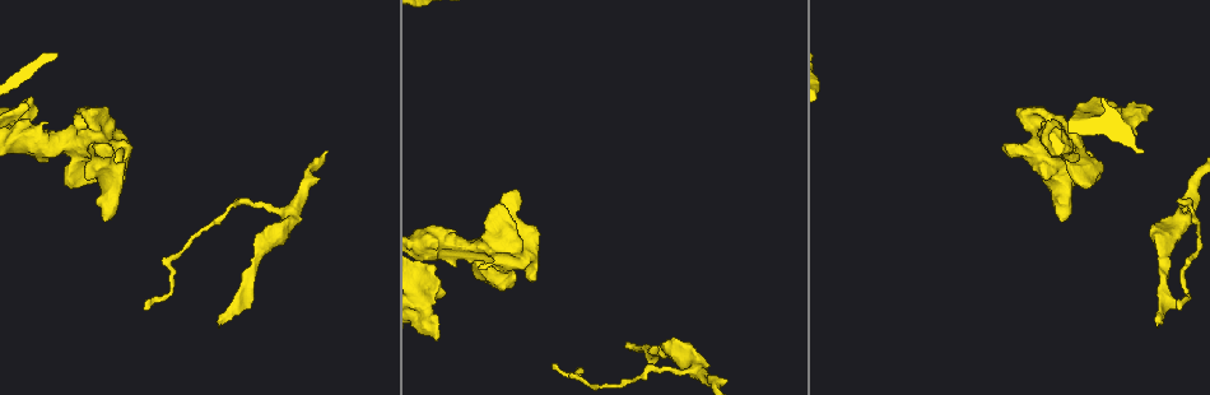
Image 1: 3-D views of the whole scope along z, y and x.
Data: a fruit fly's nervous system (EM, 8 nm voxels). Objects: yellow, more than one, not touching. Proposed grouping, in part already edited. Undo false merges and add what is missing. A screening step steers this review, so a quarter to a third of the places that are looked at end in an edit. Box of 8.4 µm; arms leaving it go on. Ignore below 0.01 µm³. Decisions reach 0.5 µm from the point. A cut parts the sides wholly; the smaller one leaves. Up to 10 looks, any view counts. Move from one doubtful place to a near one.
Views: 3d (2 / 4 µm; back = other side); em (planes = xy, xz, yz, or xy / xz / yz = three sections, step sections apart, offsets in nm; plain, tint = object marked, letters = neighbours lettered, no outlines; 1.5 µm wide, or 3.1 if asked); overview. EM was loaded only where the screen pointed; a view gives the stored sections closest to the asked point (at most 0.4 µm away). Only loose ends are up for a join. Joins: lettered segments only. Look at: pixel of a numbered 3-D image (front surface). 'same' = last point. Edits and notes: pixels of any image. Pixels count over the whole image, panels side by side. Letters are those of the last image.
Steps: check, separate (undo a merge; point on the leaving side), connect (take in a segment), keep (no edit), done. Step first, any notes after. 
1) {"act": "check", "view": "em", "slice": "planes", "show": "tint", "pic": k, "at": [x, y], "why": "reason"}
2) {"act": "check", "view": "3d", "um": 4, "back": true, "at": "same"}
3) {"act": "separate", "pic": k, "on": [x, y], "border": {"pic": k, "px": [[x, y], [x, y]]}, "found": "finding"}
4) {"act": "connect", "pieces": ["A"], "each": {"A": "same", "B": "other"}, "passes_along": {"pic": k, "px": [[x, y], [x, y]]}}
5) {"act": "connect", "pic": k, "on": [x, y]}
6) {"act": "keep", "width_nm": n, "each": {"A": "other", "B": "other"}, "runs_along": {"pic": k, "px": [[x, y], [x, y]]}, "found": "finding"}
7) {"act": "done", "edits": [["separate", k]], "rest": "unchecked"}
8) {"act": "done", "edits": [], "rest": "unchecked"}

{"act": "check", "view": "em", "slice": "planes", "show": "letters", "pic": 1, "at": [1150, 109]}

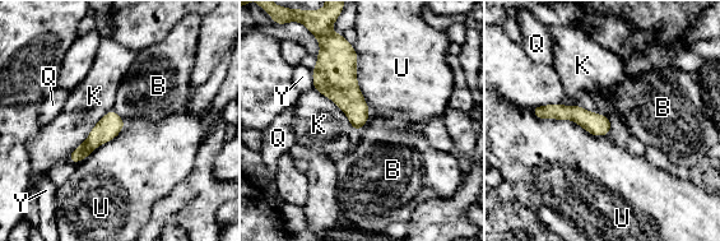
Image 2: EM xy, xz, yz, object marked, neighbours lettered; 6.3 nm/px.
{"act": "keep", "width_nm": 140, "longest_contact_nm": ["U", 500], "each": {"B": "other", "K": "other", "Q": "other", "U": "other", "Y": "other"}, "found": "none of them fits"}

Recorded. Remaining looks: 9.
{"act": "check", "view": "em", "slice": "planes", "show": "tint", "pic": 1, "at": [109, 148], "why": "stops while still wide"}

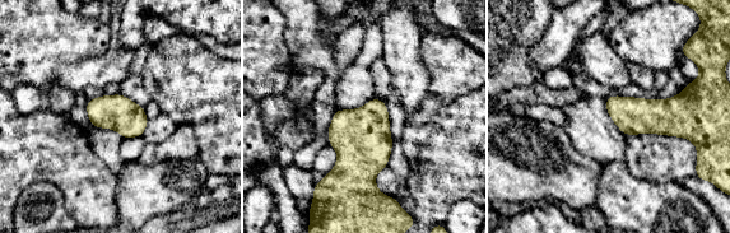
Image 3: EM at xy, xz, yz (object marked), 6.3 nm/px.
{"act": "check", "view": "em", "slice": "planes", "show": "letters", "at": "same", "why": "what lies round it"}

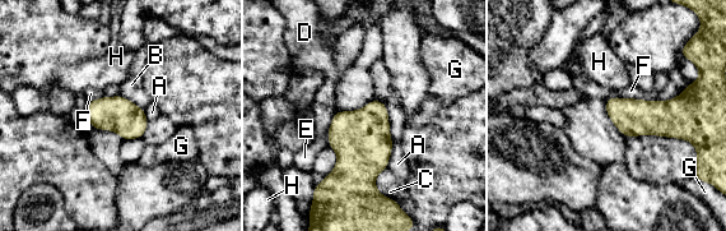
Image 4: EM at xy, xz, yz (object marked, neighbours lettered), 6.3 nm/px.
{"act": "keep", "longest_contact_nm": ["A", 420], "each": {"A": "other", "B": "other", "C": "other", "D": "other", "E": "other", "F": "other", "G": "other", "H": "other"}, "border": {"pic": 4, "px": [[119, 93], [143, 109]]}, "found": "none of them fits"}

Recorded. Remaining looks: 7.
{"act": "check", "view": "em", "slice": "yz", "step": 4, "show": "tint", "pic": 1, "at": [1068, 217], "why": "branch stops here"}

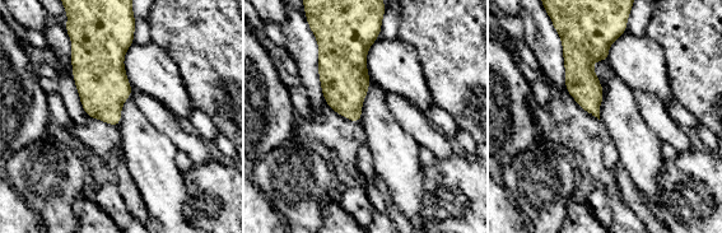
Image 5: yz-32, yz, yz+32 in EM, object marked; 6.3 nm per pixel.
{"act": "check", "view": "em", "slice": "planes", "show": "letters", "at": "same"}

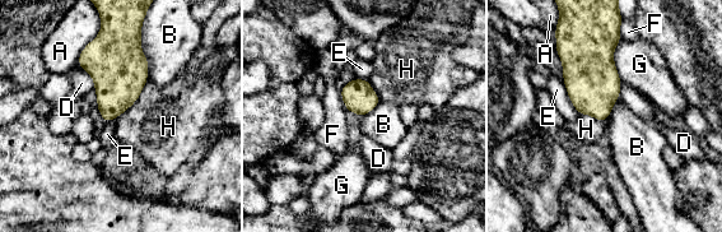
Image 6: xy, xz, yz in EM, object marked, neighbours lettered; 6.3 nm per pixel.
{"act": "keep", "each": {"A": "other", "B": "other", "D": "other", "E": "other", "F": "other", "G": "other", "H": "other"}, "border": {"pic": 6, "px": [[140, 31], [148, 79]]}, "found": "none of them fits"}

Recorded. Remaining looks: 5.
{"act": "check", "view": "em", "slice": "xz", "step": 4, "show": "tint", "pic": 1, "at": [627, 341], "why": "an open end"}

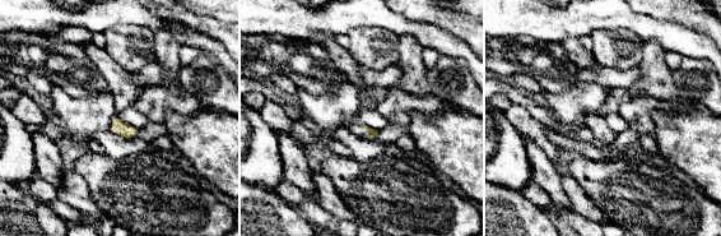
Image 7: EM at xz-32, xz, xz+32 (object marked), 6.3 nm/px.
{"act": "check", "view": "em", "slice": "planes", "show": "letters", "at": "same", "why": "another direction"}

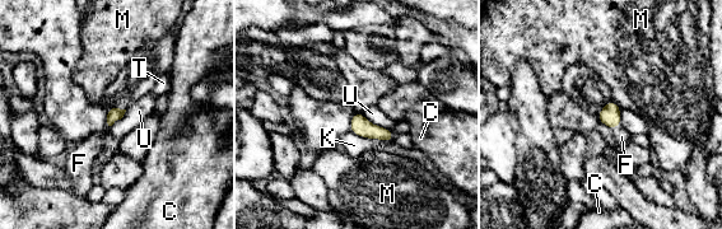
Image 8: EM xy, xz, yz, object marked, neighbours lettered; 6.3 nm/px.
{"act": "connect", "pieces": ["F"], "longest_contact_nm": ["K", 280], "each": {"C": "other", "F": "same", "K": "other", "M": "other", "T": "other", "U": "other"}, "passes_along": {"pic": 8, "px": [[610, 116], [615, 126], [622, 136]]}, "found": "it goes on there"}

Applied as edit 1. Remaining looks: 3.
{"act": "done", "edits": [["connect", 8]], "rest": "unchecked"}

